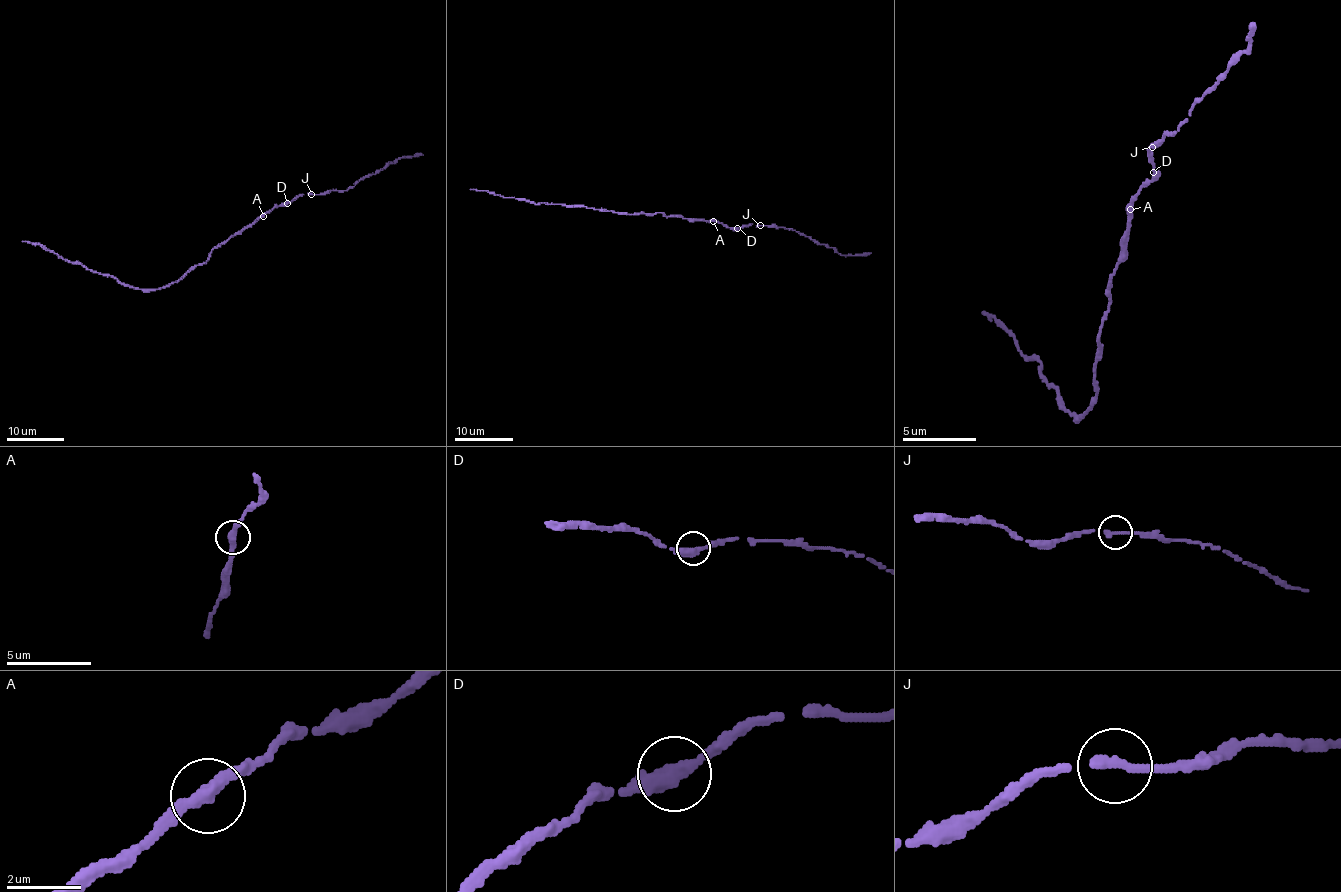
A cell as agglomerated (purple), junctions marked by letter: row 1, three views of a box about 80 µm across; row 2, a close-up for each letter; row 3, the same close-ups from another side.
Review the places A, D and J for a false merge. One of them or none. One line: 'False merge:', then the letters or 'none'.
False merge: none

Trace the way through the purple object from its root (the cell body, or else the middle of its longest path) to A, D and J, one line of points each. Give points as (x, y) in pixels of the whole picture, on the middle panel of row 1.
A: (676, 216), (713, 221)
D: (676, 216), (718, 221), (728, 227), (737, 228)
J: (676, 216), (718, 221), (728, 227), (759, 225)

